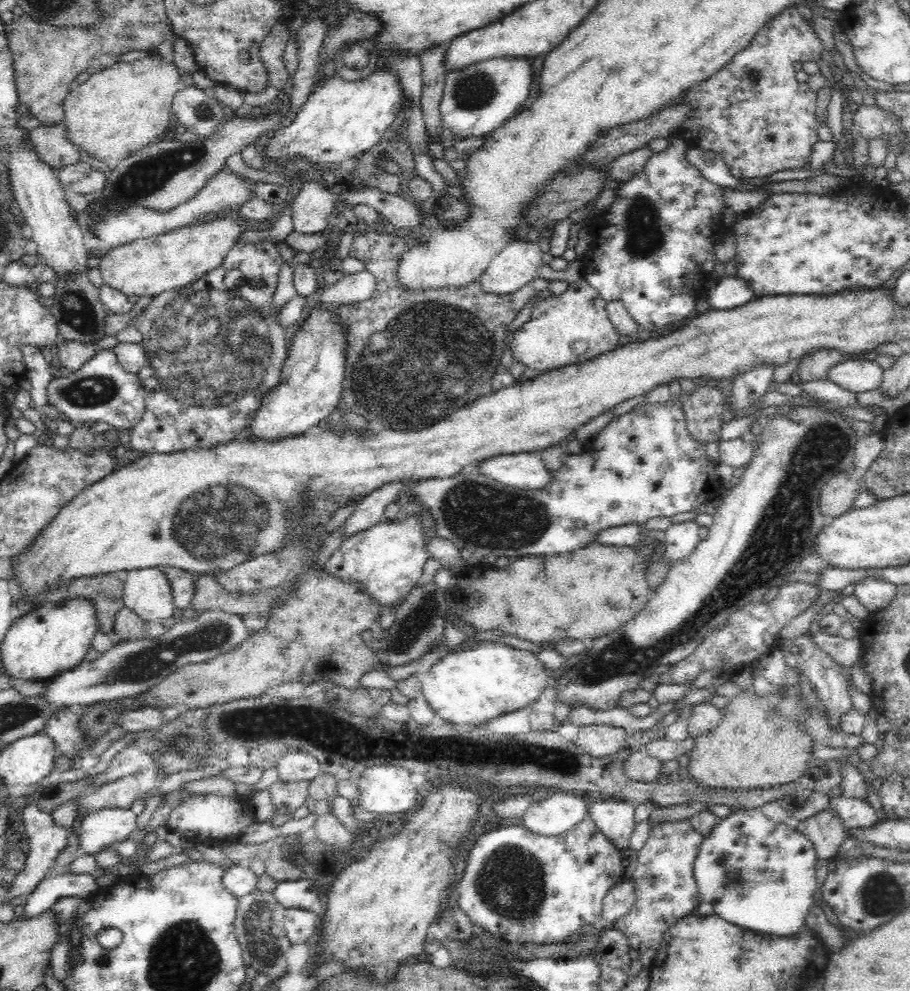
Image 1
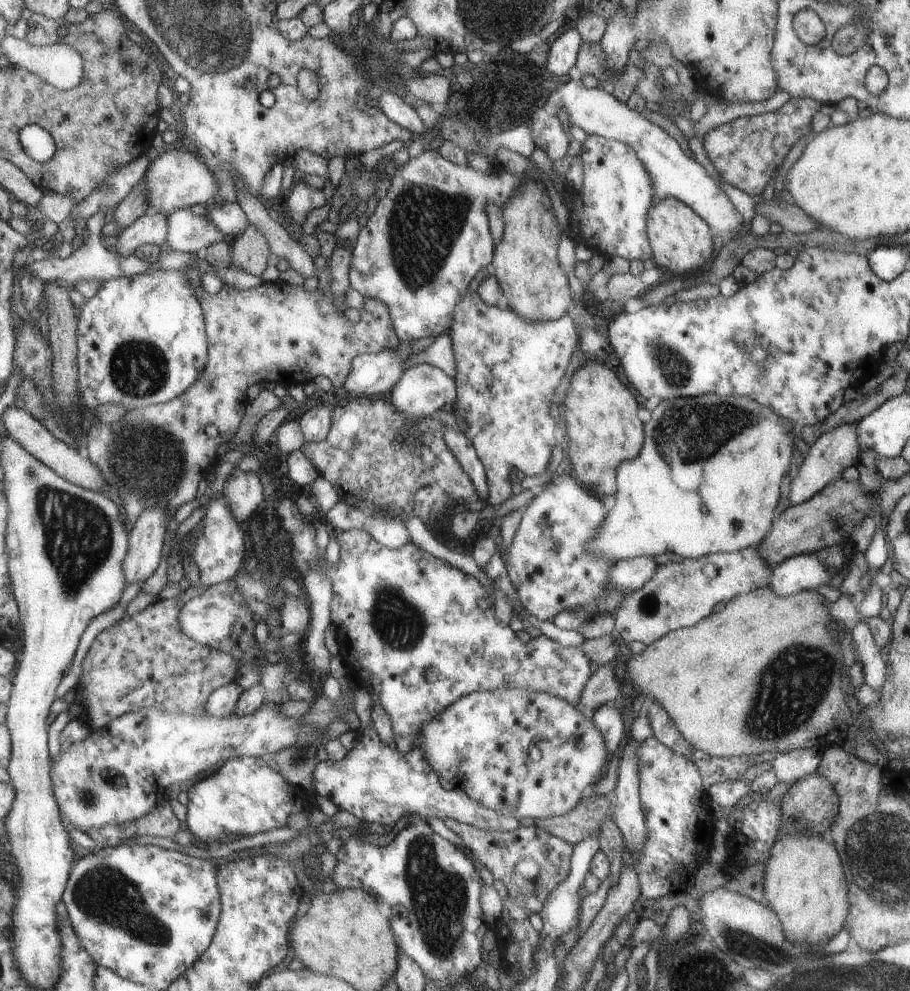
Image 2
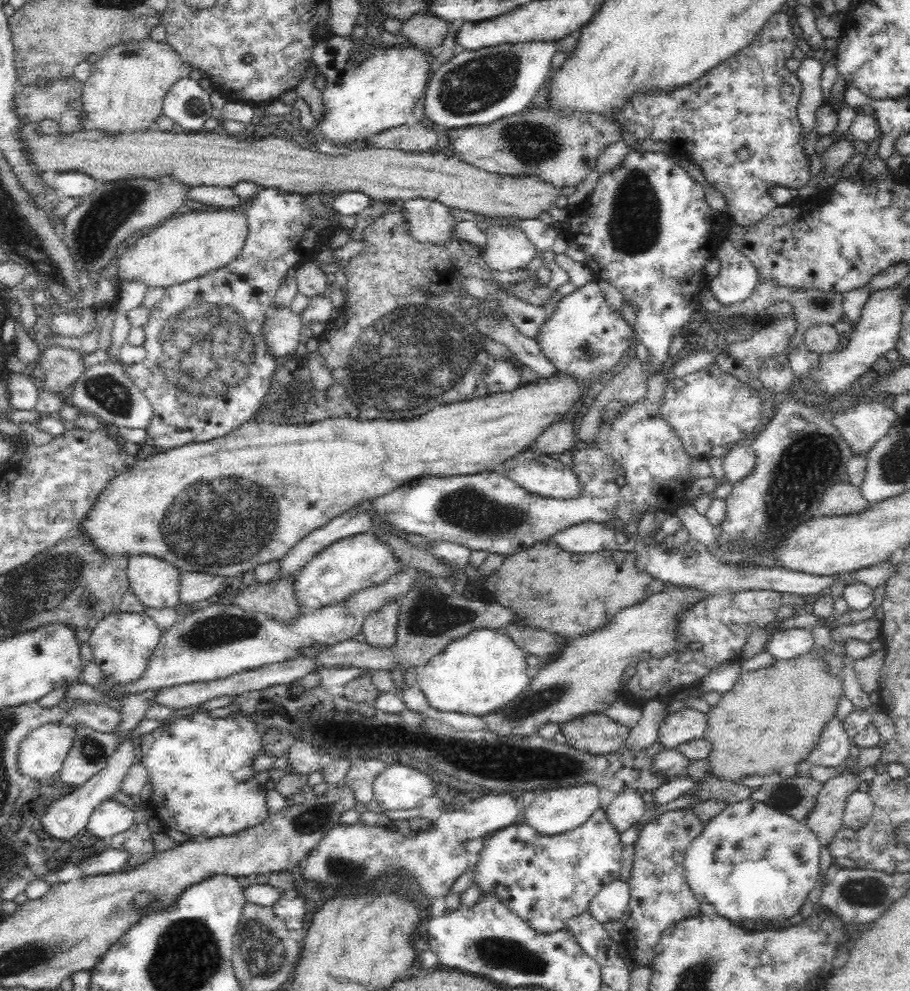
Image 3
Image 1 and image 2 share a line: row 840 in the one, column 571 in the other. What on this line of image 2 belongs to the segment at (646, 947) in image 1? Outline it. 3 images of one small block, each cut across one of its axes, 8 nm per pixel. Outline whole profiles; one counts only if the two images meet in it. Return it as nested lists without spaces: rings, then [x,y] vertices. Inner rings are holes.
[[[353,529],[347,531],[339,531],[335,533],[337,544],[339,544],[339,562],[335,566],[326,564],[325,576],[331,580],[331,602],[329,602],[330,611],[330,627],[335,630],[335,639],[339,646],[338,655],[342,658],[343,663],[348,669],[348,677],[358,681],[358,684],[371,697],[371,701],[377,700],[379,706],[389,716],[393,731],[393,740],[399,752],[407,752],[411,750],[414,742],[417,740],[417,734],[421,734],[421,730],[425,728],[439,714],[447,710],[461,697],[467,696],[473,692],[497,690],[497,688],[519,688],[519,690],[529,690],[533,692],[545,692],[552,695],[553,698],[561,698],[565,702],[577,705],[577,698],[585,686],[585,682],[592,675],[592,669],[587,656],[578,647],[571,648],[569,646],[560,646],[555,640],[547,639],[544,635],[531,638],[528,642],[519,642],[517,636],[513,634],[513,630],[508,624],[501,624],[495,618],[491,618],[493,614],[491,604],[493,599],[488,595],[479,582],[472,575],[464,574],[455,566],[451,566],[445,562],[429,555],[427,551],[421,550],[415,543],[406,543],[401,548],[387,549],[381,546],[379,542],[375,542],[367,532]],[[428,666],[433,666],[438,672],[437,679],[433,683],[427,683],[423,677],[423,672]]]

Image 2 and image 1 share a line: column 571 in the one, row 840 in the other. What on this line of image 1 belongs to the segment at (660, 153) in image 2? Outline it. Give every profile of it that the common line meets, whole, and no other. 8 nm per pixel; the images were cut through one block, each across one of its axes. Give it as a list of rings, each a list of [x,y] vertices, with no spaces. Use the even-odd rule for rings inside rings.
[[[104,808],[87,817],[78,835],[82,855],[95,856],[103,849],[116,847],[136,830],[137,815],[130,809]]]

